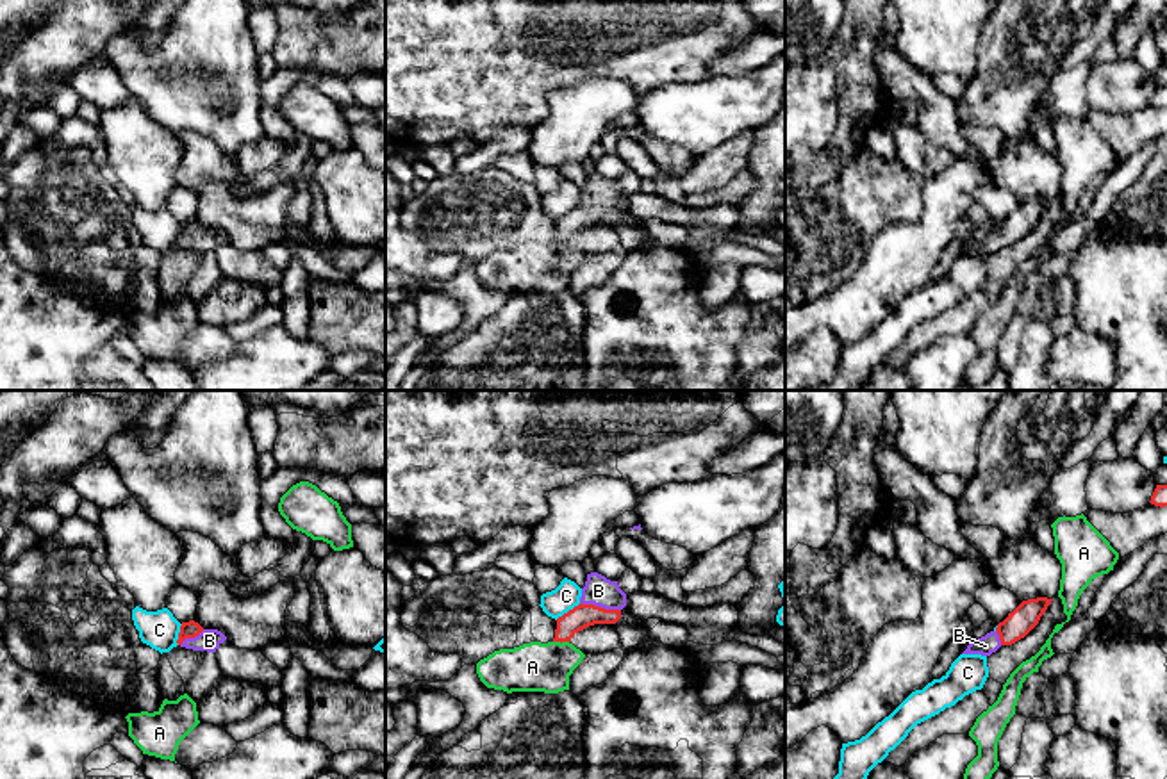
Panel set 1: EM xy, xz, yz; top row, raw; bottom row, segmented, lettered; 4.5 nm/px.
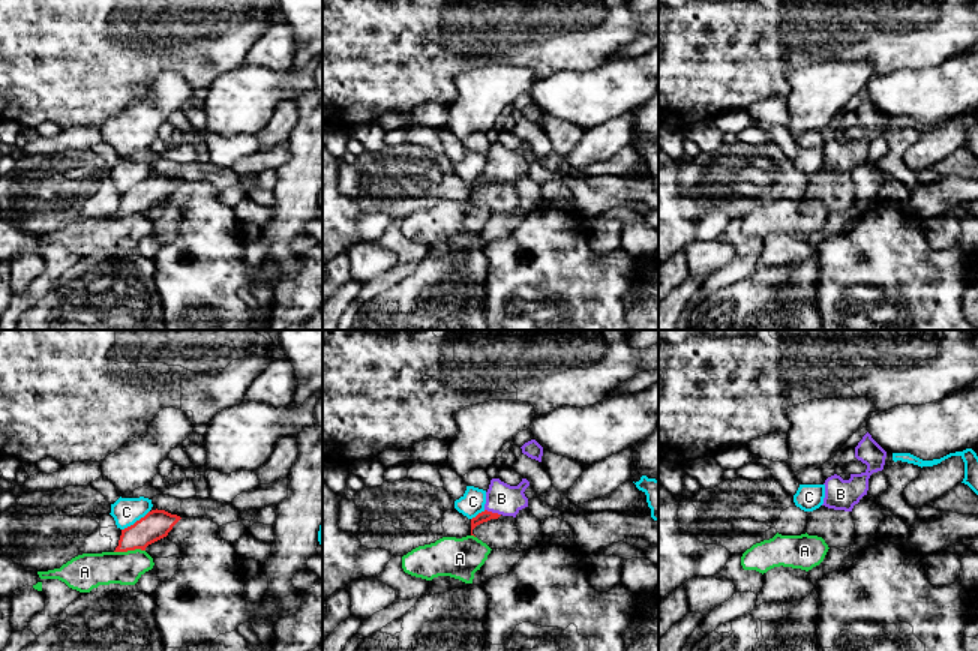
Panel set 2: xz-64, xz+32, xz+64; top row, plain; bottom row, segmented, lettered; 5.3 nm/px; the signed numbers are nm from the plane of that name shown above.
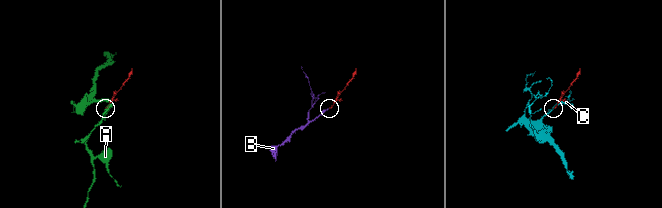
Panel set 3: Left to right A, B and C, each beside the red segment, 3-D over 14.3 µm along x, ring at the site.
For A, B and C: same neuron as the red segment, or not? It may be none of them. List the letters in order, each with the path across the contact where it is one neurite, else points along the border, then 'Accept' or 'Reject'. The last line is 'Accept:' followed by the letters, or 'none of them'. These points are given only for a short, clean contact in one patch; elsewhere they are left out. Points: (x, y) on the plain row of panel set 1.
A: Reject
B: Path across: xz (582, 216), (598, 207), (598, 191). Accept
C: Boundary: xz (580, 204), (555, 220). Reject
Accept: B

